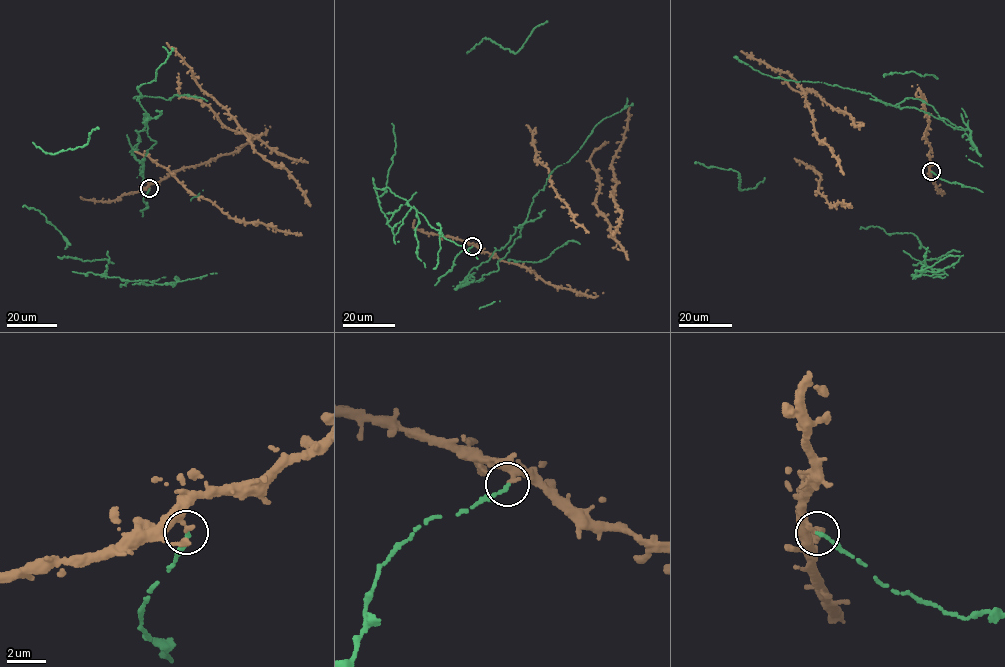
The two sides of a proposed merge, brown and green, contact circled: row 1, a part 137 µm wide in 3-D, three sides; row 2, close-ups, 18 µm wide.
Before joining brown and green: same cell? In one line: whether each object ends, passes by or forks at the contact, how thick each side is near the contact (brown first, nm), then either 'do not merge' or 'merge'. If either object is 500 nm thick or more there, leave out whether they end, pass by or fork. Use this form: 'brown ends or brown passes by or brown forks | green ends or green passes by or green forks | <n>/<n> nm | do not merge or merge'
brown ends | green ends | 260/200 nm | do not merge

